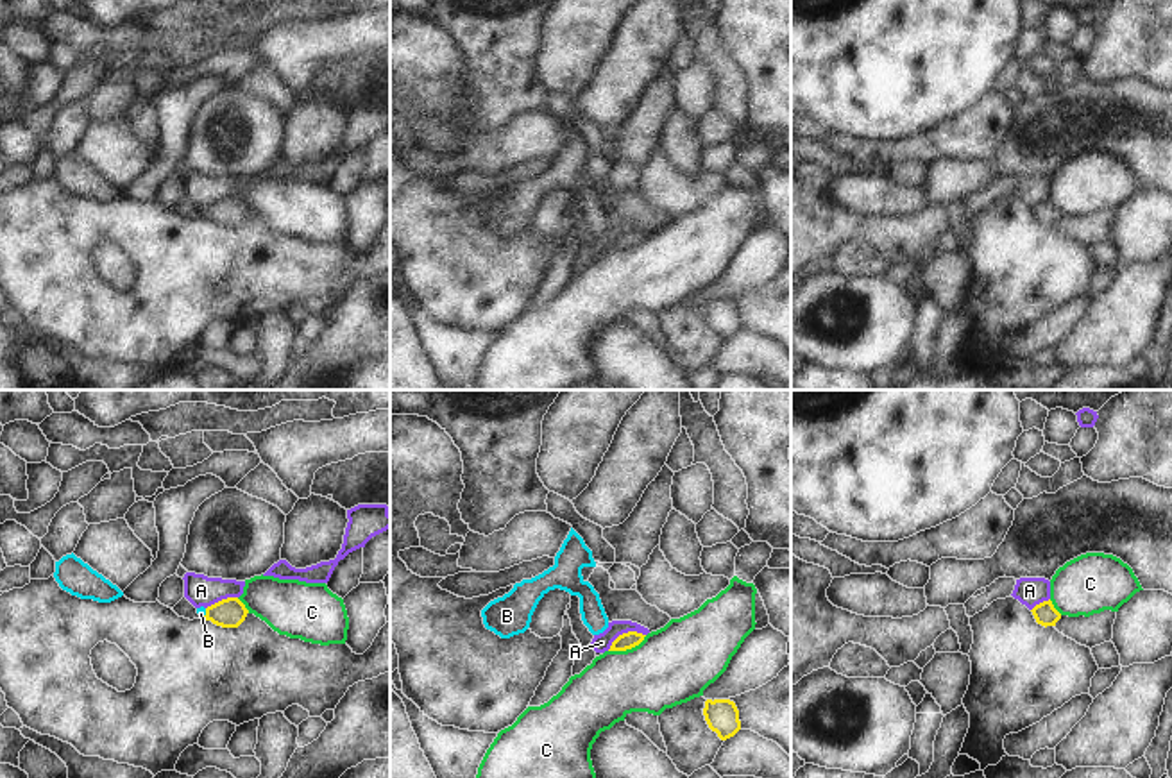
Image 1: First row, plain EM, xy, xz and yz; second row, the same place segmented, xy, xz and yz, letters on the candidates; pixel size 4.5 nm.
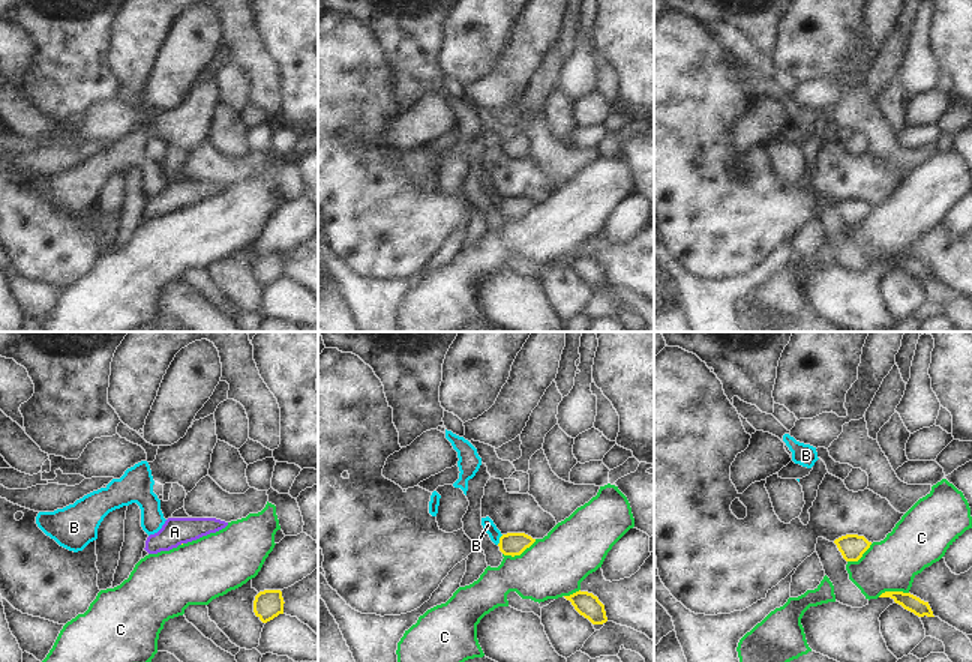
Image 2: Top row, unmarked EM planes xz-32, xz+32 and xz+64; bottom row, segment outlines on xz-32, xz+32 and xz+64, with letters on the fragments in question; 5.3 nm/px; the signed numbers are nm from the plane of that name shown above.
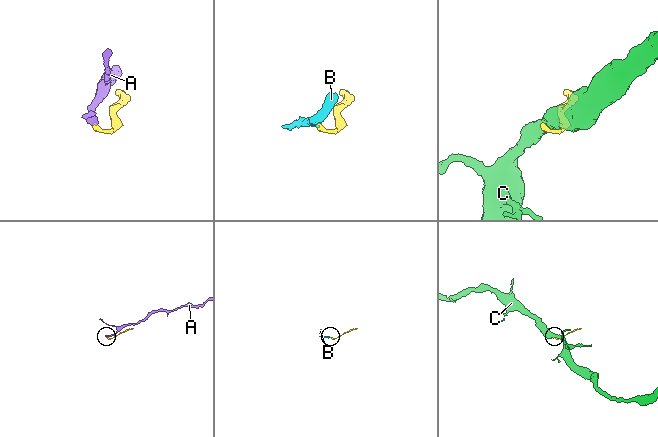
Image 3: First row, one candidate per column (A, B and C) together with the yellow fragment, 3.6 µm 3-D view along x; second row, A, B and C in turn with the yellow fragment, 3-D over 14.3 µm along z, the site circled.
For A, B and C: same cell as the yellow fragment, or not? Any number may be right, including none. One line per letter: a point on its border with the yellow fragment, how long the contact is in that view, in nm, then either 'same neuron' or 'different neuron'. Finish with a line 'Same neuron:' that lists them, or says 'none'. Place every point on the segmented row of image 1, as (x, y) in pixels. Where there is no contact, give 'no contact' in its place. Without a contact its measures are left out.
A: contact xz (625, 634); length 190 nm; different neuron
B: contact xy (206, 612); length 40 nm; same neuron
C: contact xz (627, 648); length 190 nm; different neuron
Same neuron: B

